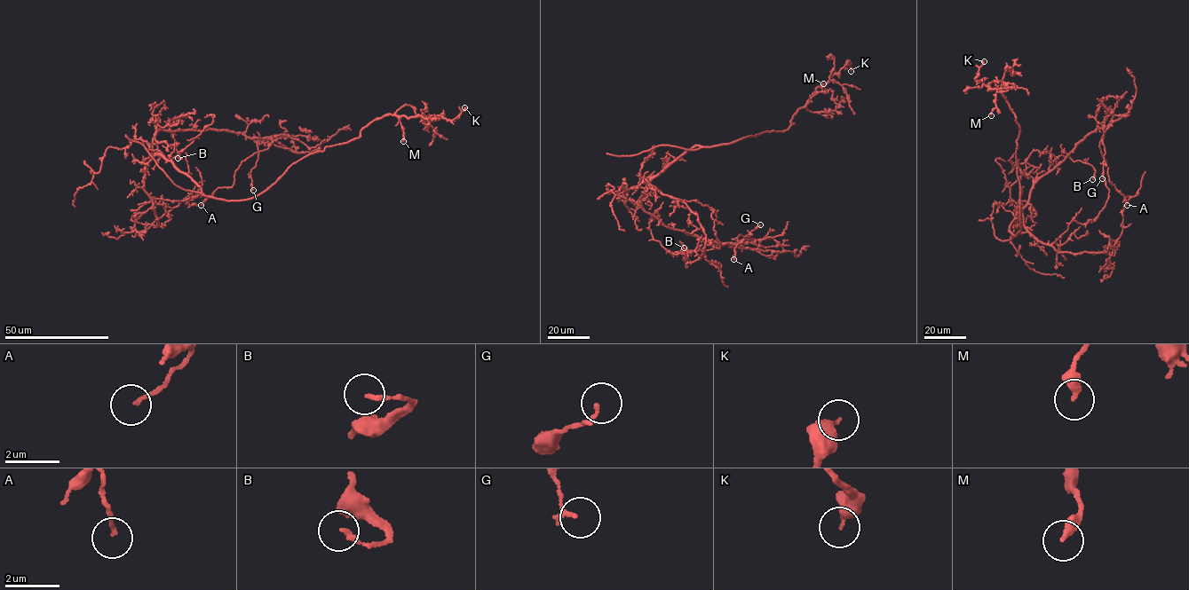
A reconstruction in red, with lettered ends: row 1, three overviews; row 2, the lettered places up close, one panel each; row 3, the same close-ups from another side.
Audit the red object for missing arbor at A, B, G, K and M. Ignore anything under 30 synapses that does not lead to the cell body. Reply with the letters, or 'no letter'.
no letter

